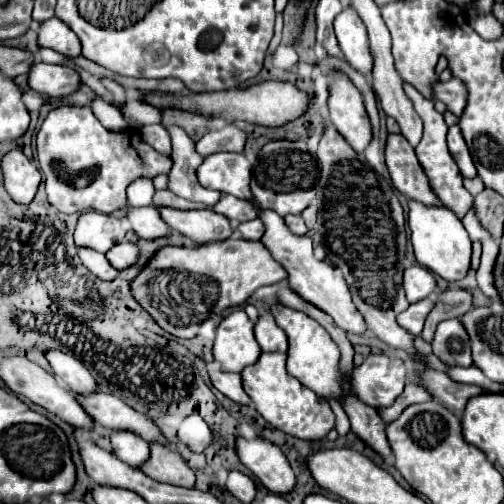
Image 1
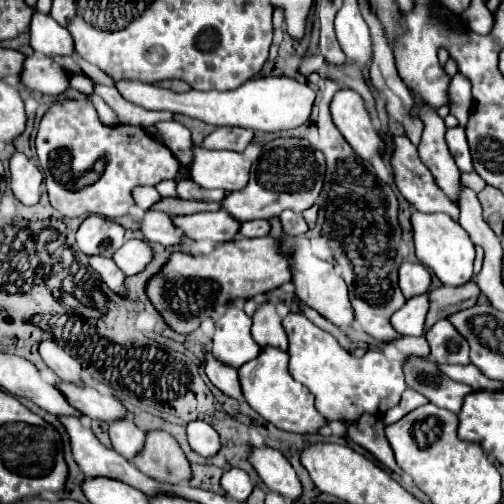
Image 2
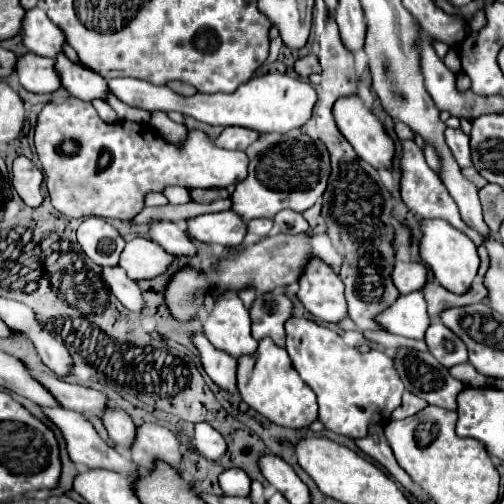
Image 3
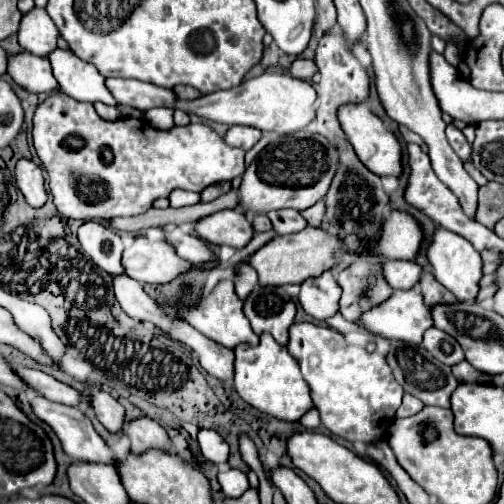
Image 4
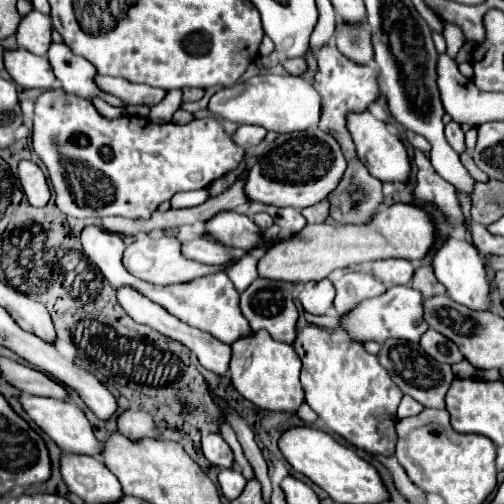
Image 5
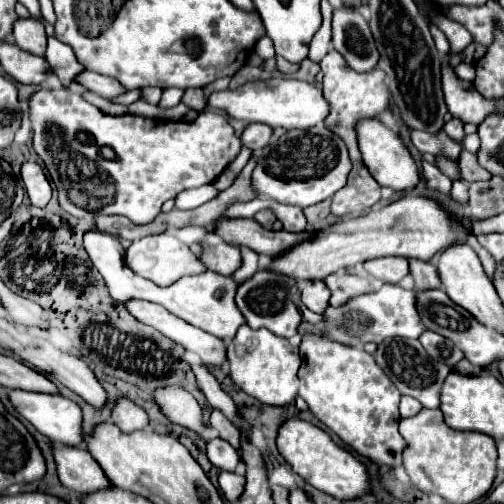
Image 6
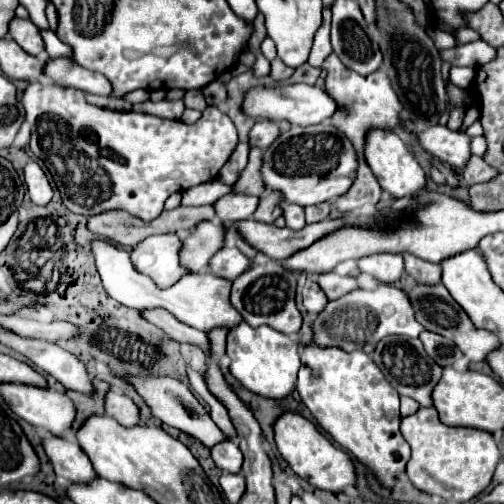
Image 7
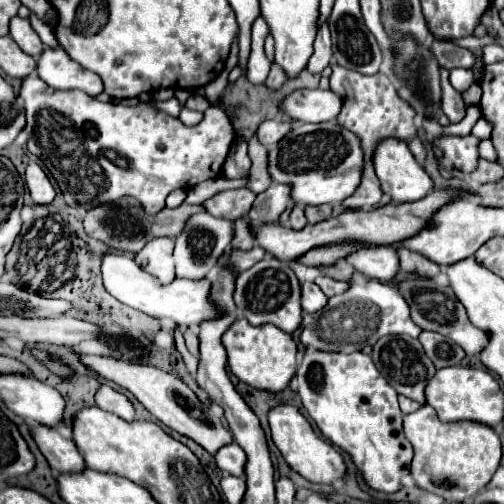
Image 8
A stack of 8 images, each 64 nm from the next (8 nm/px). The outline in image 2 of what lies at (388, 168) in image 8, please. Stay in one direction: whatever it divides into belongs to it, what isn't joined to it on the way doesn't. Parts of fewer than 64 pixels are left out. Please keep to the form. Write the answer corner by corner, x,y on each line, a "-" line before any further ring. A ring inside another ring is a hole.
342,86
332,98
330,112
336,128
360,158
370,160
374,154
382,154
384,142
372,126
364,100
356,90

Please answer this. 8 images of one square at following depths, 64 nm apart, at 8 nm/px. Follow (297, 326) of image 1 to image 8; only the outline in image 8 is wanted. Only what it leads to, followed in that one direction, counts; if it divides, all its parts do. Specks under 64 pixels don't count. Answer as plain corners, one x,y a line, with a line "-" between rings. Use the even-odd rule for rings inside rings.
306,348
300,370
298,370
298,394
300,400
316,422
320,432
338,448
348,452
364,476
366,484
380,492
396,492
400,490
400,476
408,474
412,462
412,446
402,432
402,412
398,408
396,390
384,380
384,376
376,370
372,358
364,352
316,352
314,348

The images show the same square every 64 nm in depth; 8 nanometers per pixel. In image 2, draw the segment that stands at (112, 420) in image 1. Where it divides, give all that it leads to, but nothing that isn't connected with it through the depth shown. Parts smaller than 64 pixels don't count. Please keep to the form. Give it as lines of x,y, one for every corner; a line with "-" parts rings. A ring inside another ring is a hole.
58,384
58,388
66,396
66,400
88,418
112,424
112,420
124,420
124,416
130,416
130,412
116,396
102,394
92,386

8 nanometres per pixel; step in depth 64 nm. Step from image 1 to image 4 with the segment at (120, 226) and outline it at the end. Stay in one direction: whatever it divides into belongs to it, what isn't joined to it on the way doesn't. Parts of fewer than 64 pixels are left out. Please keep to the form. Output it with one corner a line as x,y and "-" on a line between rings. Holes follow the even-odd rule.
88,220
78,228
78,240
82,250
90,256
90,260
96,266
106,270
108,274
124,272
120,264
124,244
122,238
112,228
96,220

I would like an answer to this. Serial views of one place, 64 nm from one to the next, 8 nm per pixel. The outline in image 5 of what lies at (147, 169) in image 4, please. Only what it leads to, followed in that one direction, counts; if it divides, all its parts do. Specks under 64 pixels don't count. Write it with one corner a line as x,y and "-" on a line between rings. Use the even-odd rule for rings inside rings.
62,88
46,90
36,100
34,110
34,152
48,168
52,188
56,192
56,206
60,212
74,218
150,218
160,202
170,200
182,190
208,188
214,180
236,170
244,158
244,148
236,146
228,134
224,134
216,118
192,120
190,124
152,124
140,116
120,116
108,120
100,116
90,100
80,100
74,94
66,94

